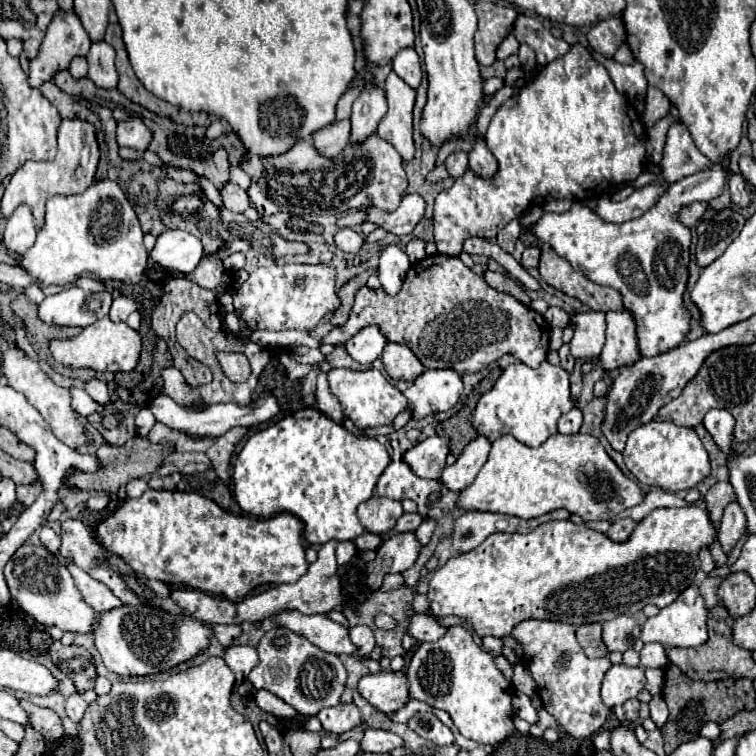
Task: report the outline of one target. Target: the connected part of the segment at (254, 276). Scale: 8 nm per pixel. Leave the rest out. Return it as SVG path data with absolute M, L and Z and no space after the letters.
M286 263L258 267L234 293L234 307L246 319L248 327L266 331L312 331L320 323L320 319L326 313L334 313L340 303L342 301L336 291L336 271L328 265Z

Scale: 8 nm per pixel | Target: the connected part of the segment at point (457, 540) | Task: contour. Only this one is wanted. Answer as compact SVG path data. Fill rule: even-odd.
M556 509L556 511L550 511L550 513L542 515L542 517L524 521L524 519L512 517L512 515L466 511L462 517L458 517L454 521L454 549L458 553L468 553L468 551L476 549L488 535L492 535L496 531L530 533L532 529L536 529L542 523L568 519L568 515L570 513L566 509Z

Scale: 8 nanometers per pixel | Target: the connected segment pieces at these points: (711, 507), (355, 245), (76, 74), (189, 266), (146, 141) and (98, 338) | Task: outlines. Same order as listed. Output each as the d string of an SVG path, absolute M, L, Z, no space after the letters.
M716 483L714 487L710 487L710 491L706 493L704 497L704 503L706 503L706 511L708 511L708 517L714 525L714 529L718 531L720 529L720 521L722 521L722 511L724 507L736 499L736 493L732 491L732 485L730 483Z
M340 229L336 233L336 239L334 241L336 241L336 247L340 247L342 251L348 251L348 253L358 251L360 245L364 243L362 235L356 233L356 231L352 231L352 229Z
M74 57L74 61L70 63L68 71L70 71L70 75L72 75L74 79L82 79L82 77L86 77L86 73L88 73L86 59L84 59L84 57Z
M164 231L150 251L150 257L164 269L192 273L204 257L204 247L188 231Z
M130 117L118 123L116 139L120 147L132 147L136 151L146 151L152 141L152 133L138 117Z
M102 317L96 323L82 329L80 335L72 339L54 339L50 341L52 357L70 367L88 367L94 371L134 371L140 359L140 335L130 329L126 323L114 323L110 317Z

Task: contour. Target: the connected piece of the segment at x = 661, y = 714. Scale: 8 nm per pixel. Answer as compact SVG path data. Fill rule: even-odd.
M653 696L648 703L650 709L650 717L656 724L658 729L661 729L667 721L668 708L664 698L659 696Z

